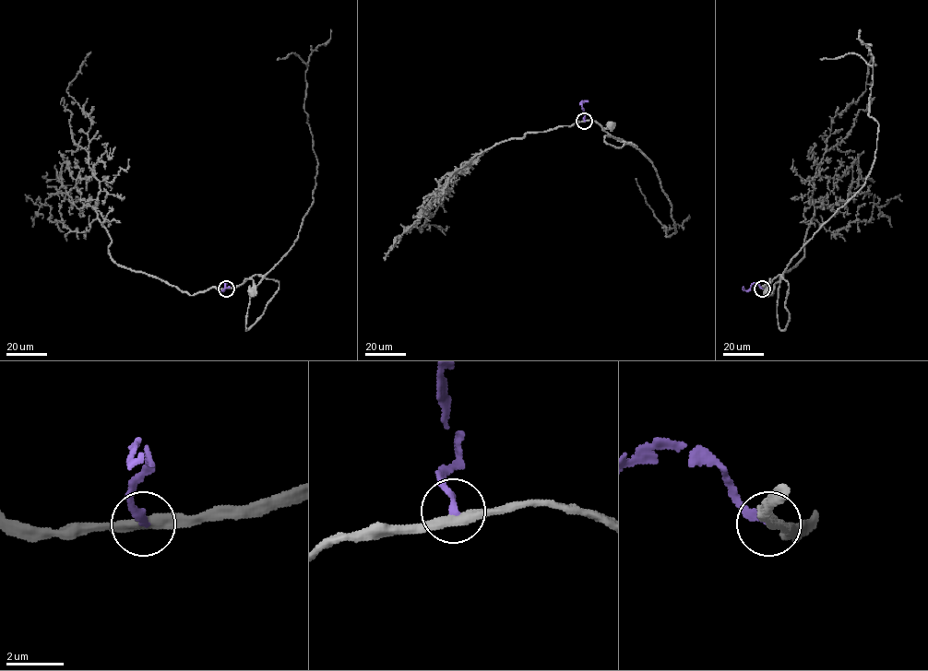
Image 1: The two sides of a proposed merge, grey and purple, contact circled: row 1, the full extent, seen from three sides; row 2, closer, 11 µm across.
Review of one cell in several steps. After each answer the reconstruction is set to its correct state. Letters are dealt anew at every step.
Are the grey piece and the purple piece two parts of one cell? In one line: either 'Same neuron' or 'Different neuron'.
Different neuron

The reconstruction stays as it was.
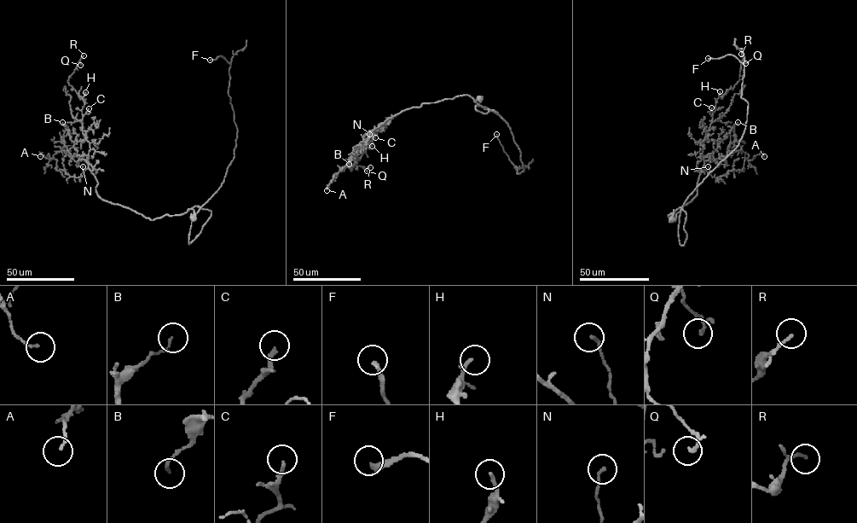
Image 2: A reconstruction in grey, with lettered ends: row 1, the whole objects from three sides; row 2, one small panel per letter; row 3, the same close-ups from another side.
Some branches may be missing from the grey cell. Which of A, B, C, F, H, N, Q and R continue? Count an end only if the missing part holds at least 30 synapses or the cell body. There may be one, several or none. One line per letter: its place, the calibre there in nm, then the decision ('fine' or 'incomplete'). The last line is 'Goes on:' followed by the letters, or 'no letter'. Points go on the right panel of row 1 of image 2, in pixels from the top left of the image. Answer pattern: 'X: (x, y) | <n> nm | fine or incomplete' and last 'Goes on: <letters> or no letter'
A: (764, 156) | 120 nm | fine
B: (738, 122) | 120 nm | fine
C: (711, 107) | 180 nm | incomplete
F: (708, 58) | 240 nm | incomplete
H: (720, 91) | 180 nm | fine
N: (708, 166) | 150 nm | fine
Q: (745, 63) | 120 nm | fine
R: (741, 54) | 140 nm | fine
Goes on: C, F

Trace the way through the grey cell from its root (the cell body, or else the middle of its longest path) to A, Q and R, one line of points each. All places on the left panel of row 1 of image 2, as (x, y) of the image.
A: (193, 219), (188, 208), (150, 220), (102, 200), (88, 168), (71, 177), (56, 169), (55, 159), (40, 156)
Q: (193, 219), (188, 208), (150, 220), (97, 194), (82, 130), (84, 102), (67, 82), (80, 65)
R: (193, 219), (188, 208), (150, 220), (97, 194), (82, 130), (84, 102), (67, 82), (83, 55)

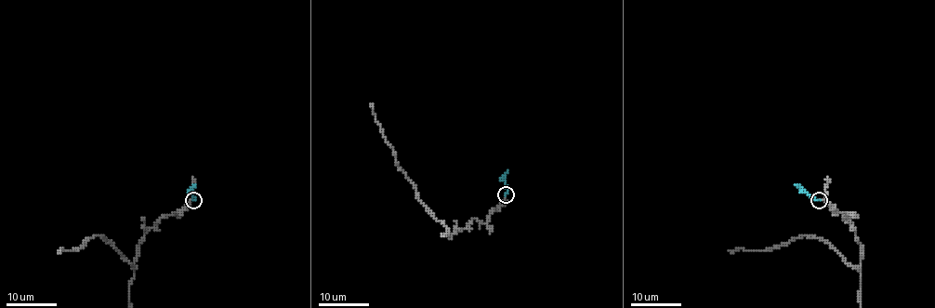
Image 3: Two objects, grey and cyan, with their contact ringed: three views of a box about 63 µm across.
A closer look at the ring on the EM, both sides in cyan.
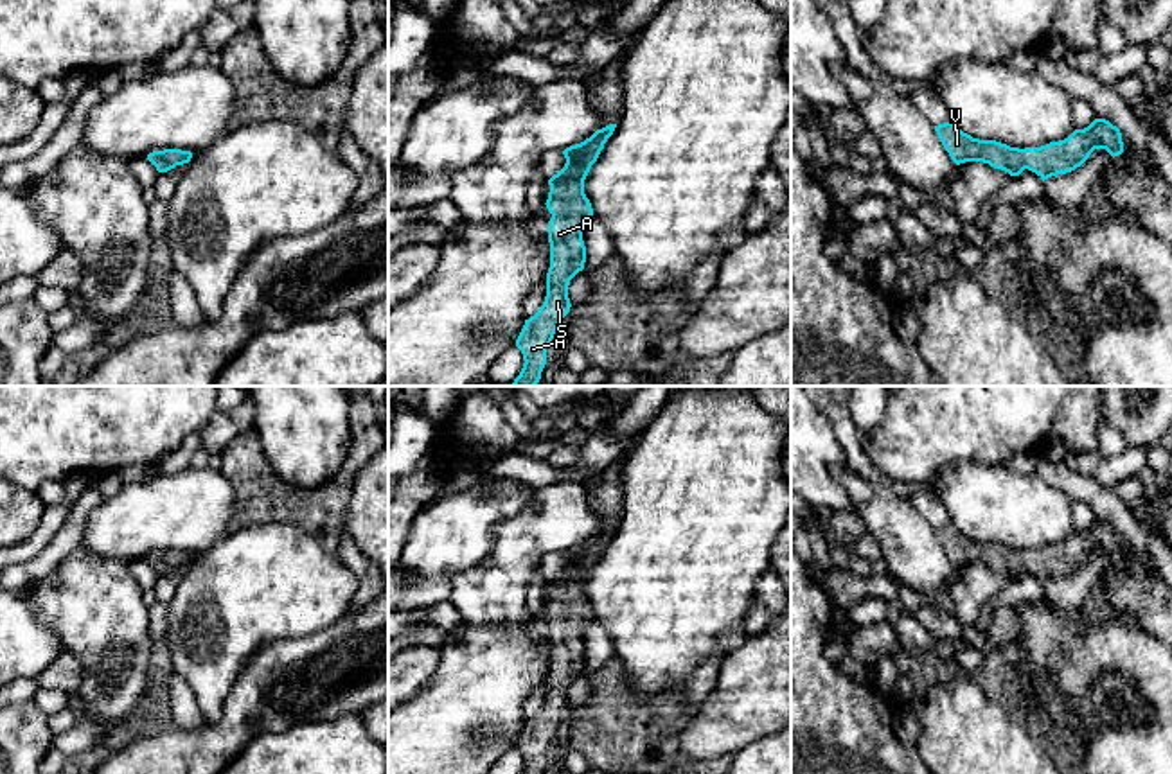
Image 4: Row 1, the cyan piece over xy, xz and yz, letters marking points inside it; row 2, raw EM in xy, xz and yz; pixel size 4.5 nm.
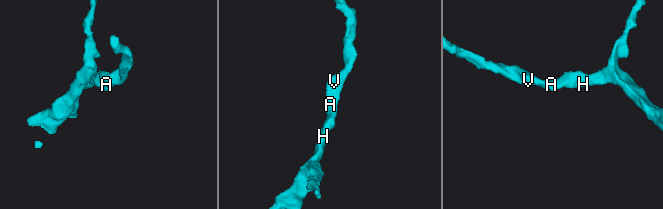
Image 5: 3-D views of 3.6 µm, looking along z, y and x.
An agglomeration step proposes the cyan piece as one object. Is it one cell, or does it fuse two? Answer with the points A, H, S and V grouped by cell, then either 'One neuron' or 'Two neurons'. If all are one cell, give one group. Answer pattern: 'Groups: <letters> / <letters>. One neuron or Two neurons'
Groups: A H S V. One neuron

